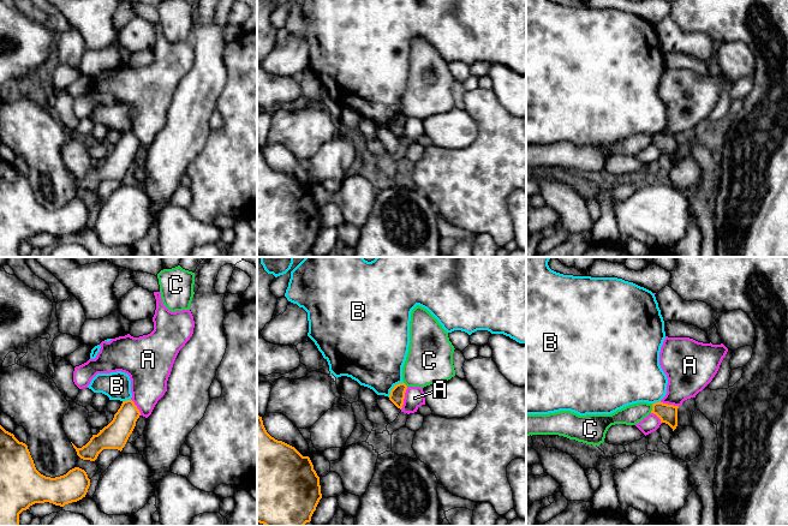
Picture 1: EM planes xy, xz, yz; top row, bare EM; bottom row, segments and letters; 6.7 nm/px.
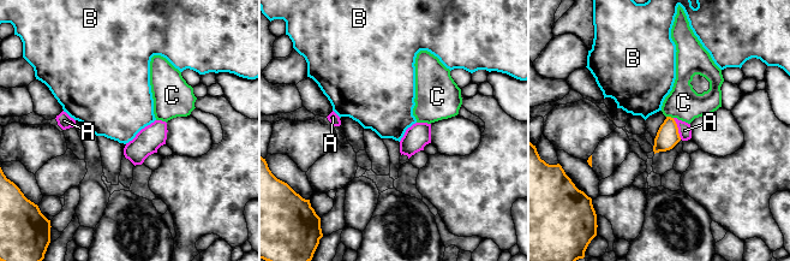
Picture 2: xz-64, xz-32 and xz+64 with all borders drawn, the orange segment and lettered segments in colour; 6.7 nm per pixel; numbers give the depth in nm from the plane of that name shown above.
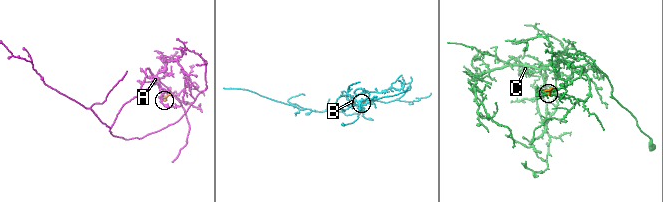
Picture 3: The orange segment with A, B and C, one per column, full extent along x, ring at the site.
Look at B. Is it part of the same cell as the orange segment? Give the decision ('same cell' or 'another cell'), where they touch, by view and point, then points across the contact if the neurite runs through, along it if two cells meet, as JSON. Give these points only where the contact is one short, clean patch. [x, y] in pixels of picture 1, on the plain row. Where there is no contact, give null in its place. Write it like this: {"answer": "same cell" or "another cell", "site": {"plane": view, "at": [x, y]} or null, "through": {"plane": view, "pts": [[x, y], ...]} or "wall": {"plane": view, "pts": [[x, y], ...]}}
{"answer": "another cell", "site": {"plane": "xz", "at": [393, 119]}, "wall": {"plane": "xz", "pts": [[403, 113], [399, 113], [388, 127]]}}

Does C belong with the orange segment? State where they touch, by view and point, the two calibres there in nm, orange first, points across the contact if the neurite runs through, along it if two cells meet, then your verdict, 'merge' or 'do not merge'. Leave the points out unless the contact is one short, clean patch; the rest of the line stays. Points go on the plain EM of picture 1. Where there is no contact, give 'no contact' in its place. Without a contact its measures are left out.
meets orange in yz at (652, 139); 130 nm thick on the orange side, 140 nm on the other; border along yz (652, 135), (650, 143); do not merge

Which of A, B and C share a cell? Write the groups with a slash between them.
A / B / C

